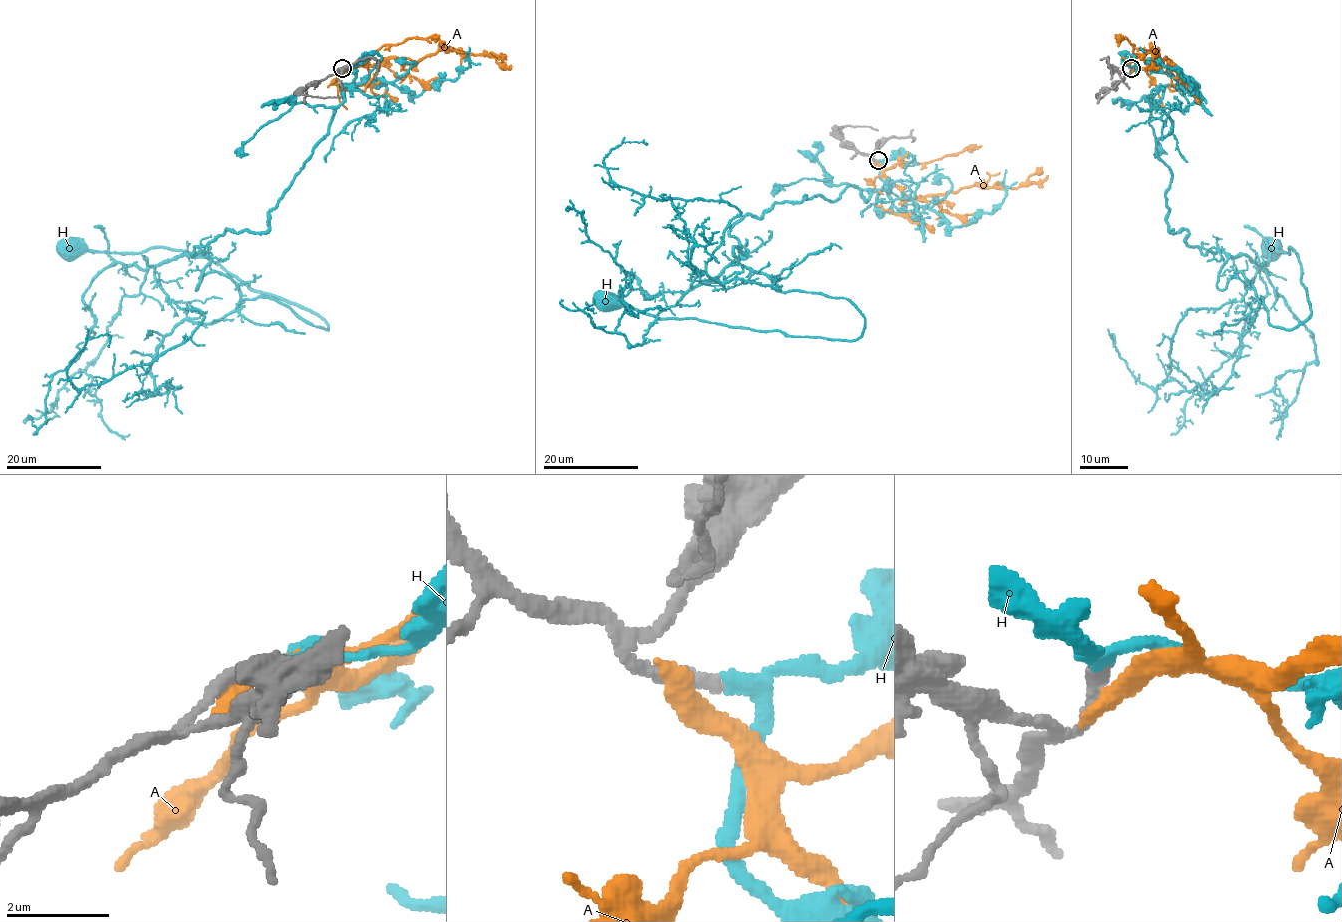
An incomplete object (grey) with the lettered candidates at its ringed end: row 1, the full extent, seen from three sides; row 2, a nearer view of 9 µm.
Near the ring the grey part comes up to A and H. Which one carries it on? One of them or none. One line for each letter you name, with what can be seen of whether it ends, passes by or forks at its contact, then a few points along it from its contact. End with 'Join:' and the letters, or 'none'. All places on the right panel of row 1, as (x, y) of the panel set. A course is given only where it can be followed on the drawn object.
H: it passes by; course (1131, 68), (1181, 82), (1168, 229), (1294, 328), (1301, 265), (1269, 250)
Join: H

